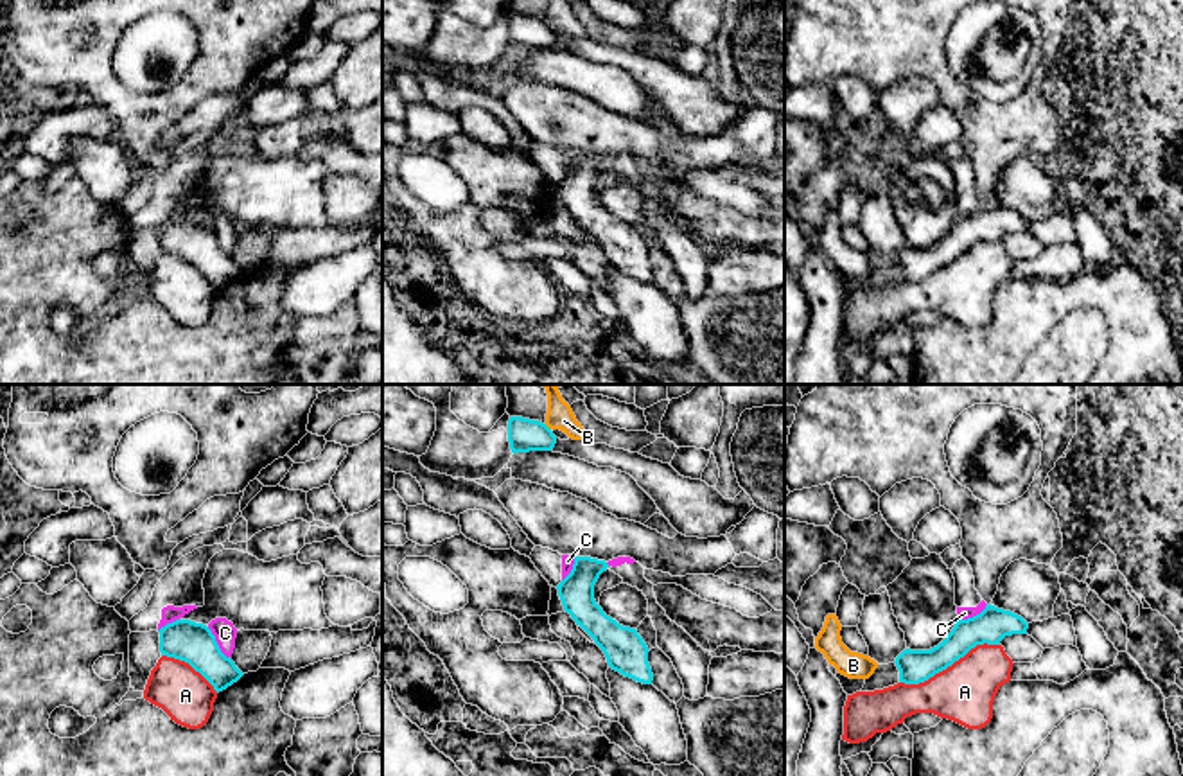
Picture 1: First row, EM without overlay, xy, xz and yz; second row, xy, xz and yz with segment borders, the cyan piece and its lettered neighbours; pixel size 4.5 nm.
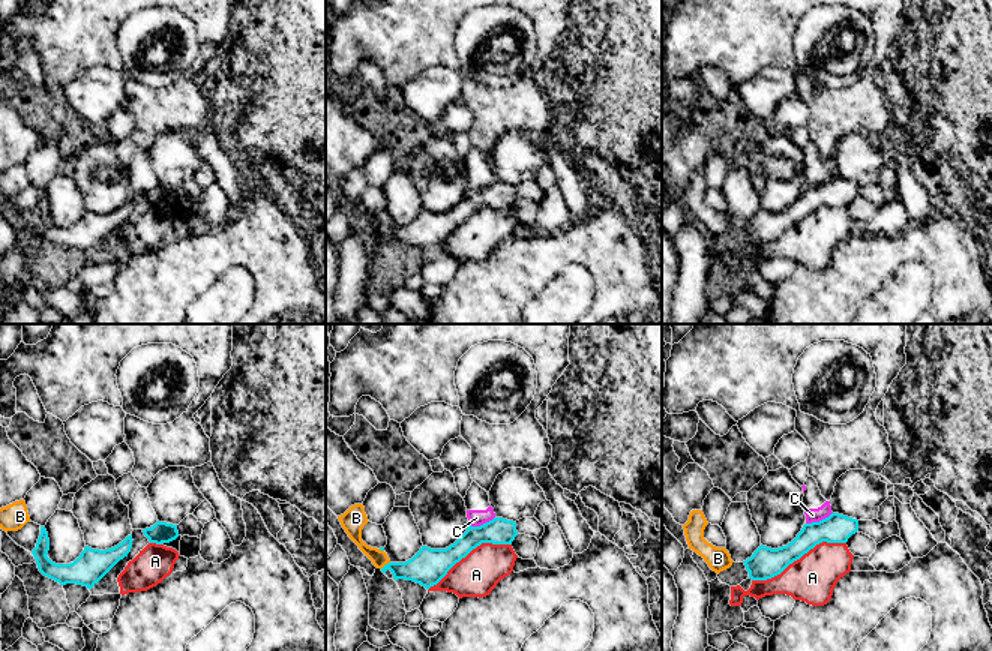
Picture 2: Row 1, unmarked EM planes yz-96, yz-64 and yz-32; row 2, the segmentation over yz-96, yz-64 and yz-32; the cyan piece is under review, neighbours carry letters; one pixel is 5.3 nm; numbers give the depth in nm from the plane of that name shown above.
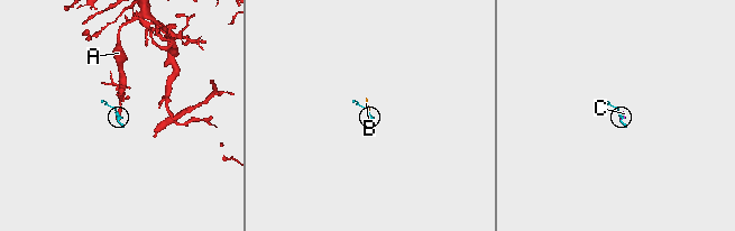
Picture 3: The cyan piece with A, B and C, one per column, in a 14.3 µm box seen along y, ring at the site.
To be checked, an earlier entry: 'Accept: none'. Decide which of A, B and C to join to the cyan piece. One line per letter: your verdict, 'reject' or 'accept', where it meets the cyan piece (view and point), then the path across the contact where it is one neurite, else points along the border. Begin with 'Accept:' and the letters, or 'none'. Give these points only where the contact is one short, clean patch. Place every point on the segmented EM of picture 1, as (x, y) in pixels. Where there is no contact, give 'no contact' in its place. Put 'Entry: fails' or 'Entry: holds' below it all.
Accept: none
A: reject; meets cyan in yz at (948, 665)
B: reject; meets cyan in xz at (548, 428)
C: reject; meets cyan in xy at (216, 643)
Entry: holds

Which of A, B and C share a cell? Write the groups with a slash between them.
A / B C

